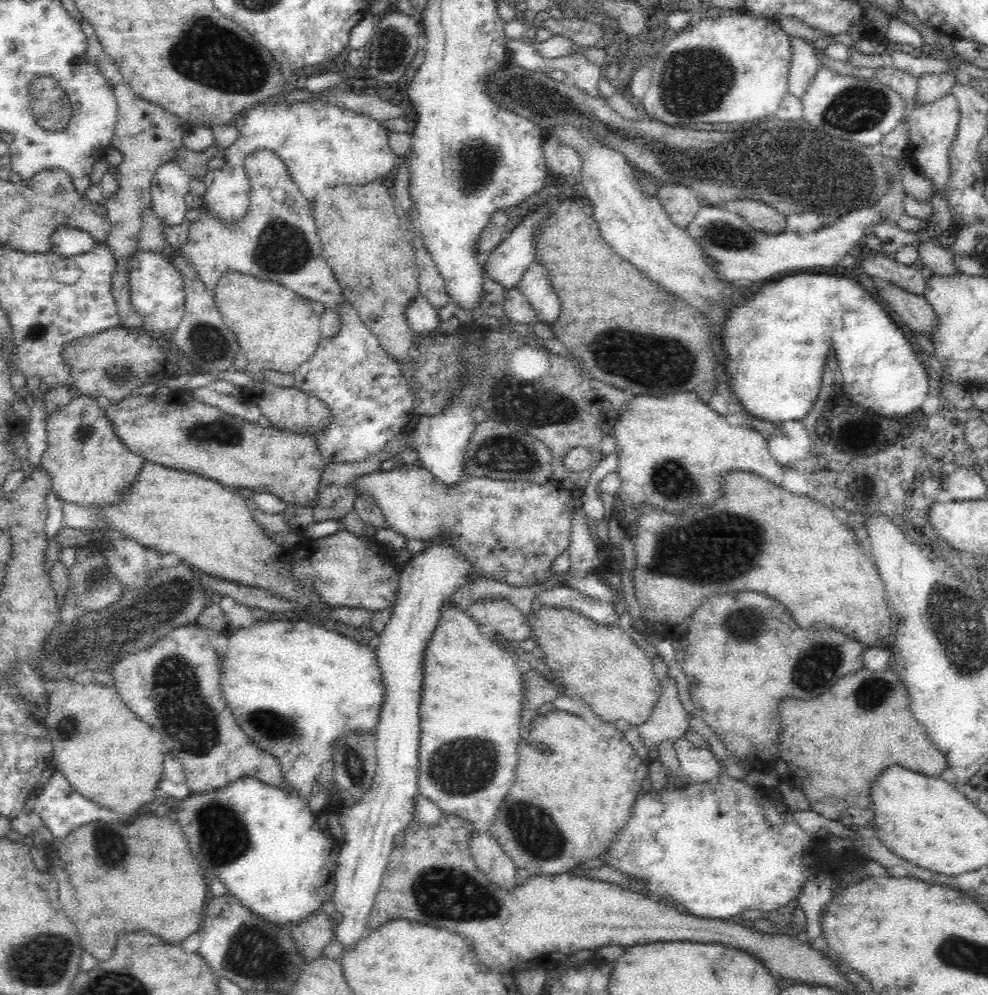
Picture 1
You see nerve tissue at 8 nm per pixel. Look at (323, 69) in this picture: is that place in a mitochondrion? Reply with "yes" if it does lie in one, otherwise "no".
no

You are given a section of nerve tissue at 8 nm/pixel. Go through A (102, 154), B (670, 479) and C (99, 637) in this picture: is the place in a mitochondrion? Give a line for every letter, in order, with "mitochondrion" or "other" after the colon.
A: other
B: mitochondrion
C: mitochondrion

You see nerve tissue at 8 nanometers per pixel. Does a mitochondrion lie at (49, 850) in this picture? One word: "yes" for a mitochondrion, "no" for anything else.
no

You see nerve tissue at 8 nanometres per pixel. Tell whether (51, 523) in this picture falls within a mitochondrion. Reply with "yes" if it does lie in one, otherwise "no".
no

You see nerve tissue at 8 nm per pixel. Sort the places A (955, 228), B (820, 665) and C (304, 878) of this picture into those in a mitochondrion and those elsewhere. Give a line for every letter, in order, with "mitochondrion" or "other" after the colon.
A: other
B: mitochondrion
C: other

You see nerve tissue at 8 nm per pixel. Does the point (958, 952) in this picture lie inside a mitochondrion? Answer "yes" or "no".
yes

